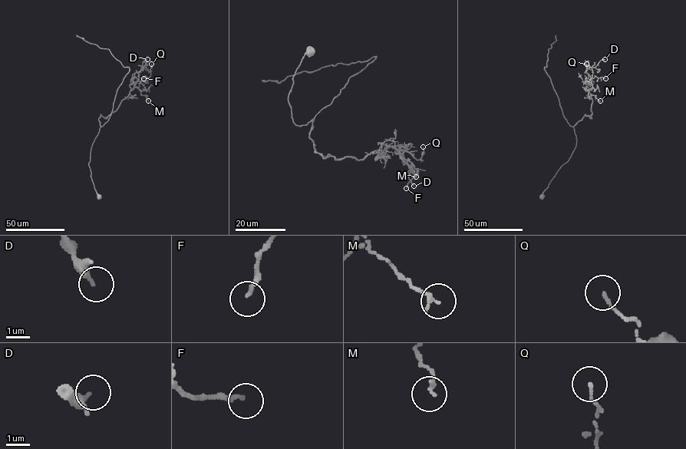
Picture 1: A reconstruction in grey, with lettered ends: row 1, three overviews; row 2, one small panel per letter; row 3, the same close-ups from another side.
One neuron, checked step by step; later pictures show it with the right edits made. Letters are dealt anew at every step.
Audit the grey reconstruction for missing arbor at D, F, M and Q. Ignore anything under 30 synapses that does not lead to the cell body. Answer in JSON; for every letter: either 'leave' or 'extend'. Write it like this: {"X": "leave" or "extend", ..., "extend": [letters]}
{"D": "leave", "F": "leave", "M": "leave", "Q": "leave", "extend": []}

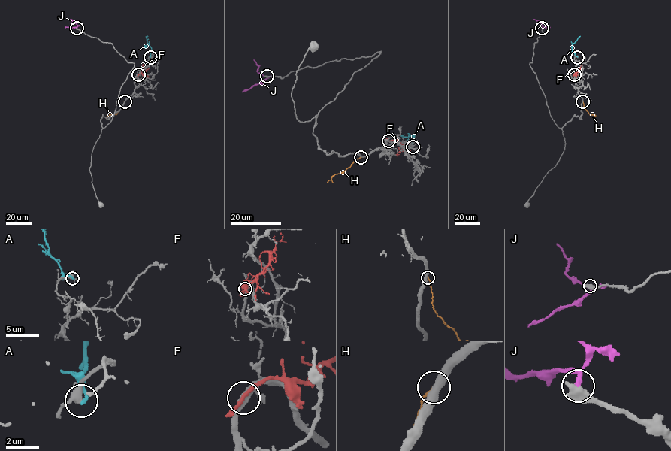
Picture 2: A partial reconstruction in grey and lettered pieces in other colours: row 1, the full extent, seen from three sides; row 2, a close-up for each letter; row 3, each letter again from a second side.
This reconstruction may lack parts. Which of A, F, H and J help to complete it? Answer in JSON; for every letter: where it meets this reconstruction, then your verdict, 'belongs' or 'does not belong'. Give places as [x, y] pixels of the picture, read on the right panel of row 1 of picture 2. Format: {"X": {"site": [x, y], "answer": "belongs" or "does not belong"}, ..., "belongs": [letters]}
{"A": {"site": [577, 57], "answer": "does not belong"}, "F": {"site": [574, 74], "answer": "does not belong"}, "H": {"site": [582, 101], "answer": "does not belong"}, "J": {"site": [542, 28], "answer": "belongs"}, "belongs": ["J"]}

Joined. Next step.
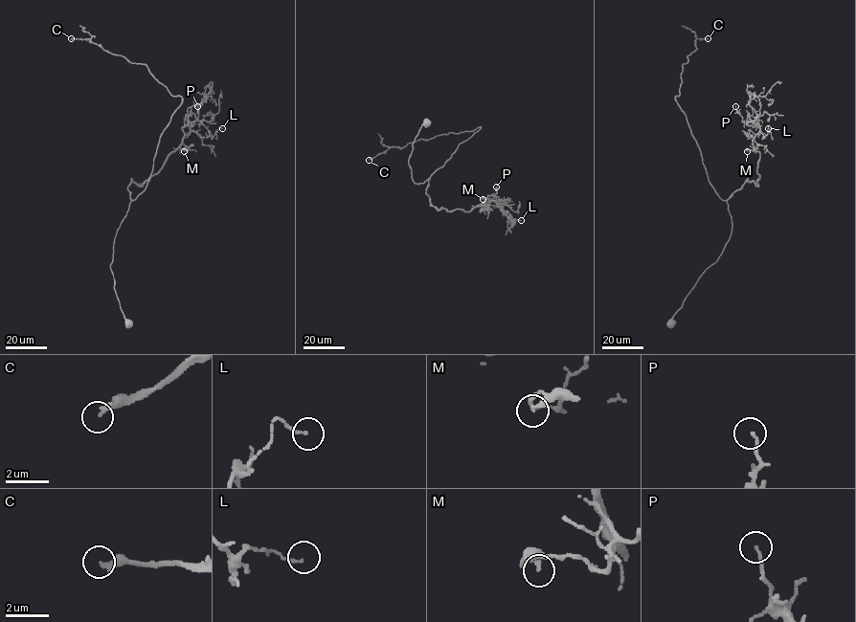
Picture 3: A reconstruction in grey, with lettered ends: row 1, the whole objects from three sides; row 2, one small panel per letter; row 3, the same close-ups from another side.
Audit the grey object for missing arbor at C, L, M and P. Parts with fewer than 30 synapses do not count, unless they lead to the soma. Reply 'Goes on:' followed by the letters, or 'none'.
Goes on: C

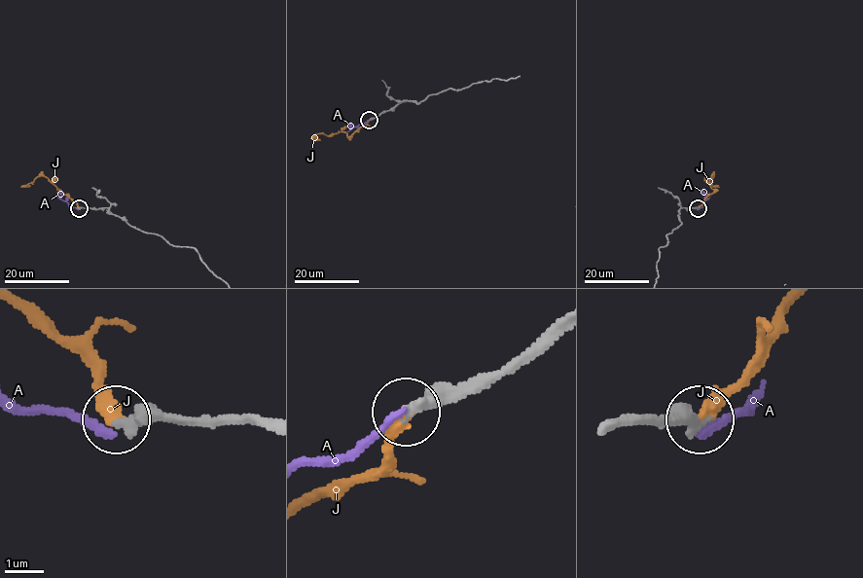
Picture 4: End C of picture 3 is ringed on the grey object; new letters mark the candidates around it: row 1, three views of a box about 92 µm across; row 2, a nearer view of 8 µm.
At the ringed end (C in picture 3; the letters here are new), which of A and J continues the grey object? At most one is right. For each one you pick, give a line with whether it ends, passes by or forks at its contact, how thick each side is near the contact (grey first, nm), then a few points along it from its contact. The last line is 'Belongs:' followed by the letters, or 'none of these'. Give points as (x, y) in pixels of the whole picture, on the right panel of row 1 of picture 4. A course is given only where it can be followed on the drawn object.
J: it ends; calibres 400 and 360 nm; course (698, 207), (714, 191), (709, 184), (711, 176), (711, 184), (718, 185)
Belongs: J

